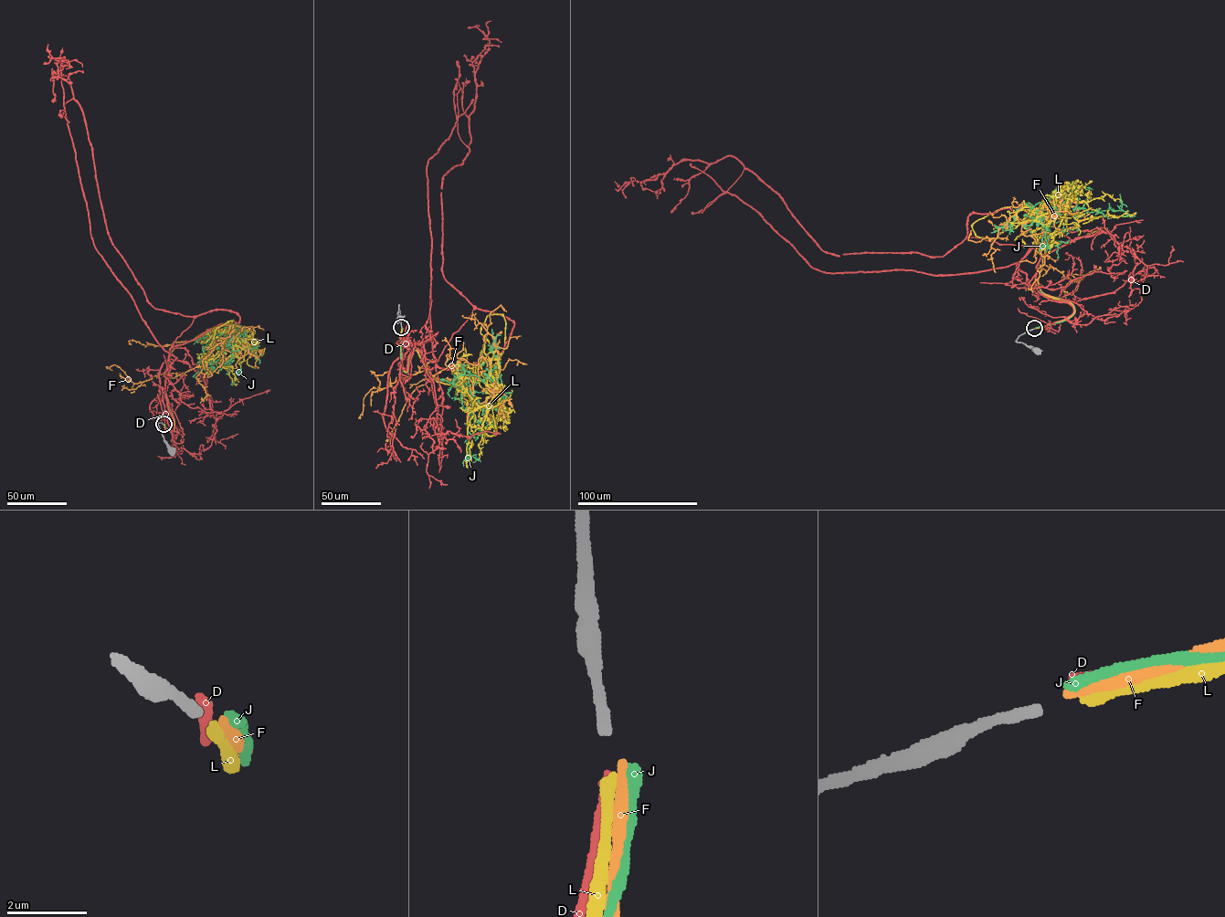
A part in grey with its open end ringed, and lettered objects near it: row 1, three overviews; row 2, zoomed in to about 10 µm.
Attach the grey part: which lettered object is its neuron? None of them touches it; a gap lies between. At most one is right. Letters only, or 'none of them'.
L

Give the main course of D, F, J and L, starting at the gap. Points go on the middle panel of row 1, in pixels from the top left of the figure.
D: (401, 328), (405, 371), (415, 348), (435, 366), (426, 170), (457, 118), (470, 141), (489, 44), (480, 25)
F: (402, 328), (405, 372), (416, 350), (445, 380), (497, 366), (458, 358), (462, 342)
J: (402, 328), (404, 371), (417, 350), (433, 376), (468, 385), (472, 398), (468, 449), (480, 461)
L: (402, 328), (404, 372), (416, 350), (438, 382), (454, 386), (499, 359), (504, 317), (487, 316), (484, 337)

